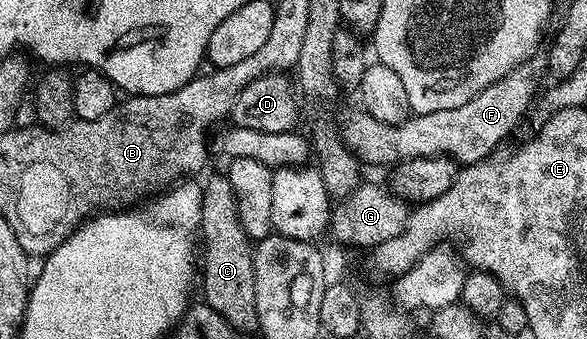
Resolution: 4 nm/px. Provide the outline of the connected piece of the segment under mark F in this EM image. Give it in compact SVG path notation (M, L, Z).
M536 56L501 76L501 80L489 84L489 88L477 92L477 96L461 104L461 108L445 108L441 112L415 114L397 124L382 123L366 112L351 114L347 118L346 137L356 155L364 163L372 162L375 166L381 165L382 162L398 164L406 162L409 158L440 156L455 157L461 164L479 162L500 149L506 143L503 141L518 128L519 121L526 116L527 109L531 106L531 101L534 98L536 101L540 93L539 81L543 78L543 70L545 74L548 66L546 57Z

